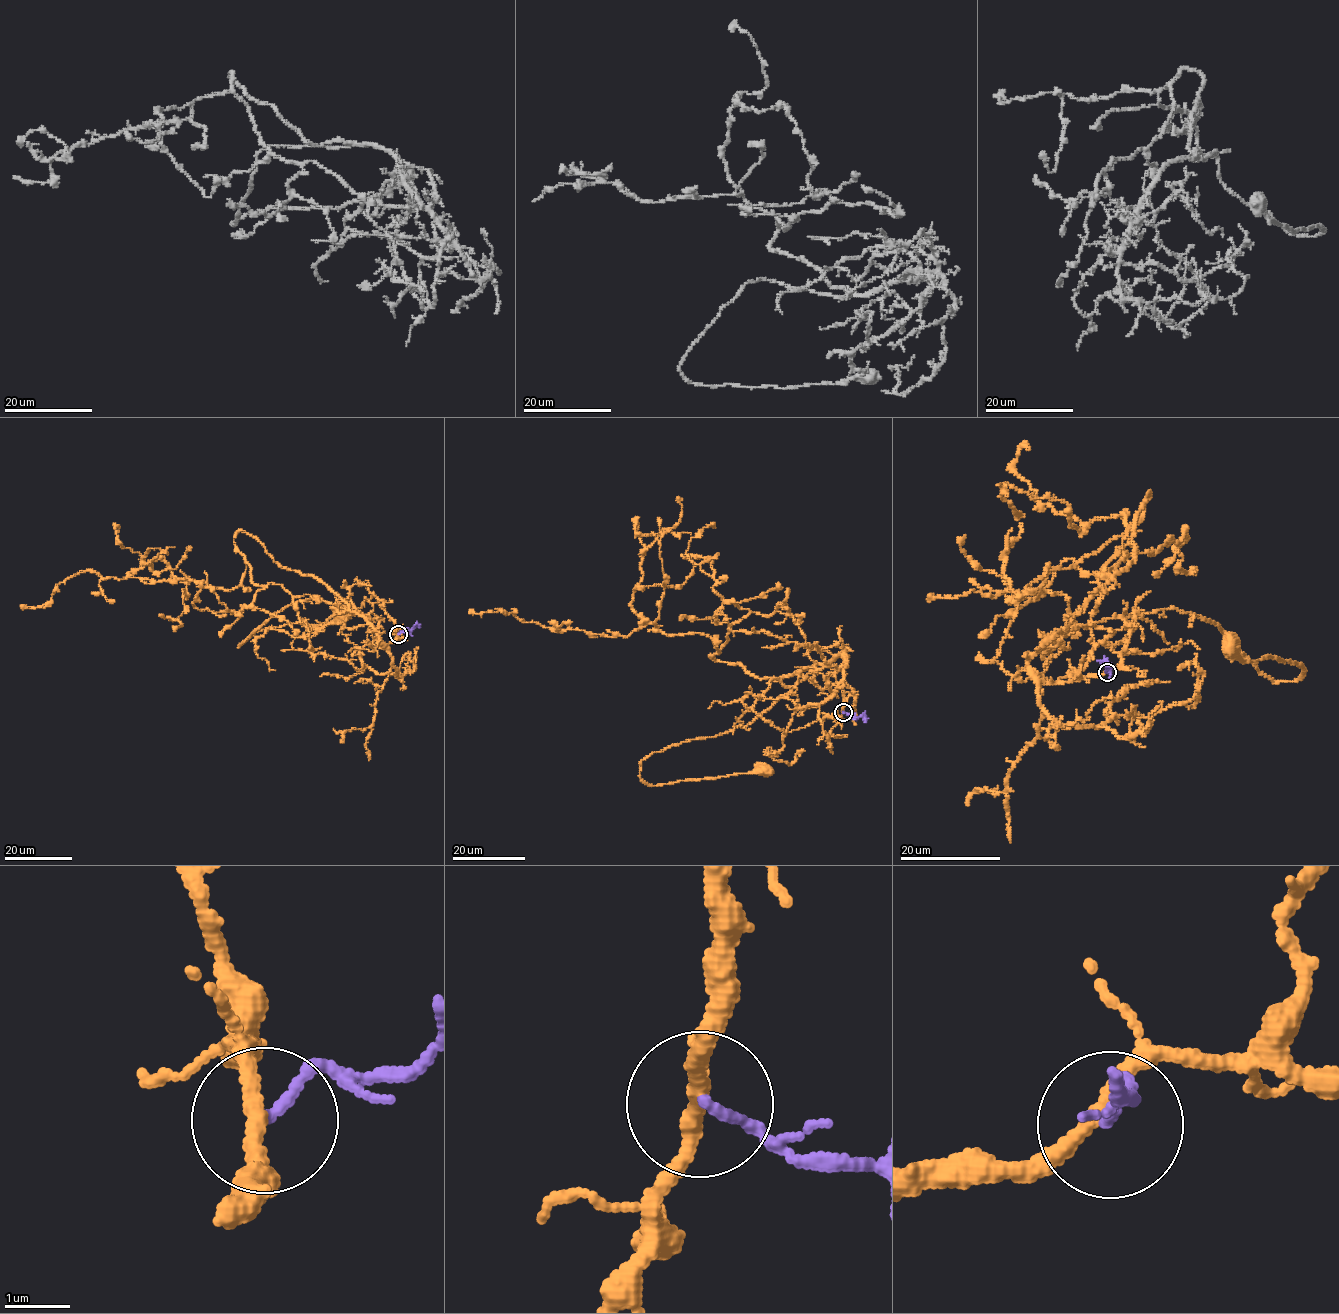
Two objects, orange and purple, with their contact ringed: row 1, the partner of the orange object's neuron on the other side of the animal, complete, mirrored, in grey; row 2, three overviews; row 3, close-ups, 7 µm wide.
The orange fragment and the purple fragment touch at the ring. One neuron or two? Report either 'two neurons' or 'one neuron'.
one neuron

